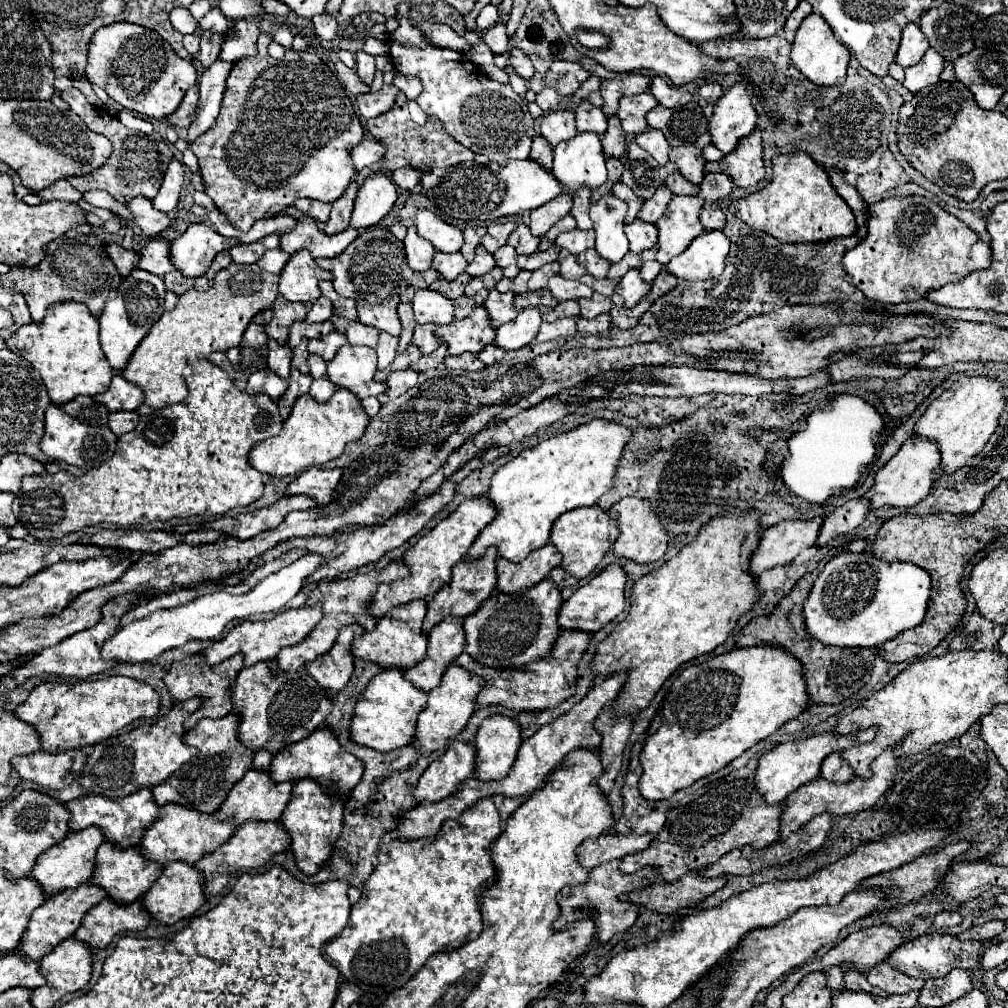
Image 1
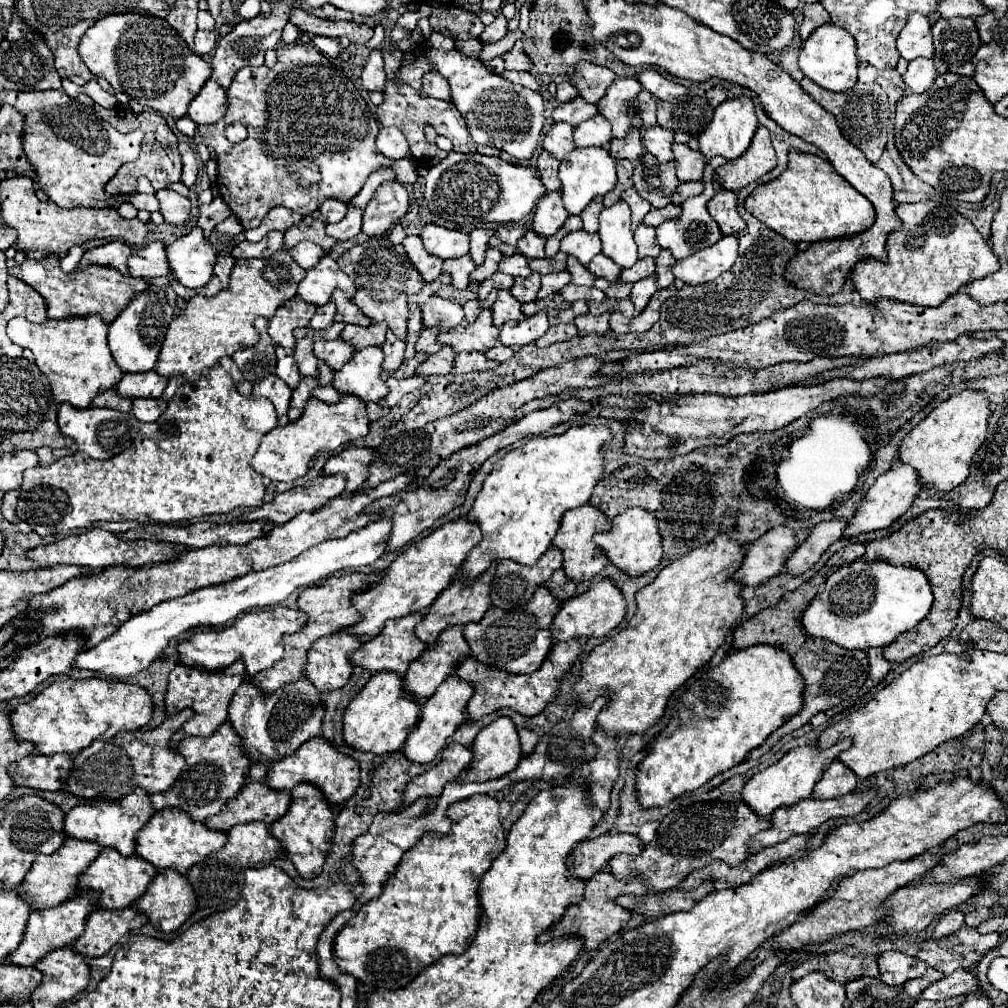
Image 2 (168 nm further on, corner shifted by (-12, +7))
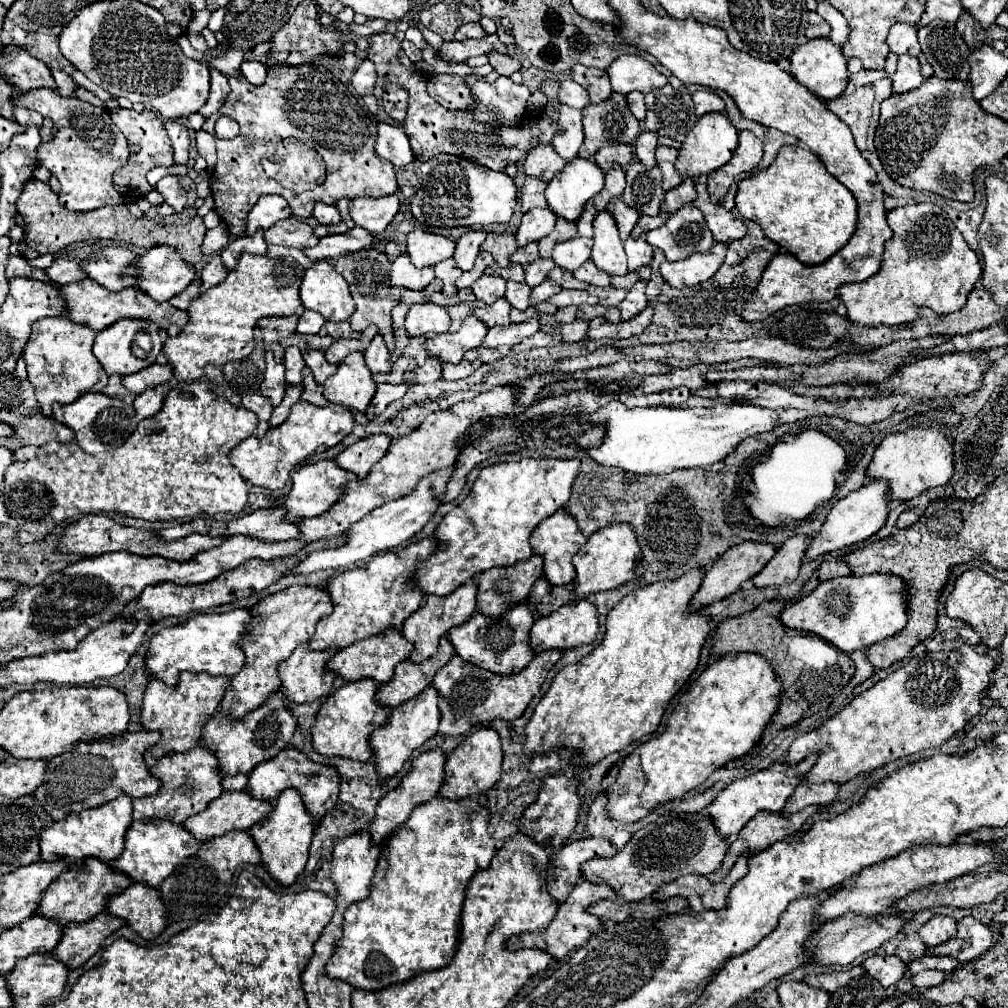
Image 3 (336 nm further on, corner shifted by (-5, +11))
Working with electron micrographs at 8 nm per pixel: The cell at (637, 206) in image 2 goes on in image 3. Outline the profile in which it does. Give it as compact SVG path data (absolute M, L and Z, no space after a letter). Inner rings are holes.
M613 198L609 204L607 204L607 212L615 218L615 224L619 228L619 234L621 234L621 240L627 240L633 226L639 222L639 214L633 212L633 208L627 208L625 204L621 204L619 198Z

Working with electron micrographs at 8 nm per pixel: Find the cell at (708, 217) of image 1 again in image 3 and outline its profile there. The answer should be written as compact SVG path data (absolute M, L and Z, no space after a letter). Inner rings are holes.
M707 176L697 178L697 200L693 202L705 216L709 230L713 232L715 242L733 242L741 240L741 236L747 234L747 226L735 218L729 210L725 210L721 204L711 204L707 196Z

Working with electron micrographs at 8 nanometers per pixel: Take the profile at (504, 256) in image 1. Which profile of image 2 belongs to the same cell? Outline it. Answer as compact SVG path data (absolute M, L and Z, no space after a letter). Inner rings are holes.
M516 252L512 256L504 256L500 260L500 272L506 272L510 276L522 276L522 278L532 274L532 270L528 266L528 258L524 254L520 254L520 252Z

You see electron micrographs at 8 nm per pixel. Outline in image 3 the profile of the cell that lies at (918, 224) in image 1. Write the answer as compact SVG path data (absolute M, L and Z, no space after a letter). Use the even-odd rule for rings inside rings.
M923 202L923 204L891 210L887 214L887 224L893 230L893 238L887 240L885 244L879 272L861 284L847 284L839 288L839 298L847 308L847 318L853 320L855 324L859 322L859 326L881 326L881 324L897 326L897 324L907 324L917 320L921 316L919 308L931 308L935 314L957 312L965 304L969 292L979 282L983 268L977 254L963 240L961 232L955 228L949 216L937 210L935 204Z

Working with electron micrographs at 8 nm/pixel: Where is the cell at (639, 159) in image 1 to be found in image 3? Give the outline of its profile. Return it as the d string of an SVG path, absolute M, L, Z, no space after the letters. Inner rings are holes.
M631 162L625 168L625 176L627 186L621 200L639 214L657 216L659 204L665 198L665 192L661 188L661 170L657 166L647 170L643 164Z

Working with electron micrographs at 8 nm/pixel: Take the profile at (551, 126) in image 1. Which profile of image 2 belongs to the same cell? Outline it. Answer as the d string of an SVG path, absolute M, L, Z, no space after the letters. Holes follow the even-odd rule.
M556 122L544 136L544 150L552 152L554 158L562 160L574 148L574 126L568 122Z

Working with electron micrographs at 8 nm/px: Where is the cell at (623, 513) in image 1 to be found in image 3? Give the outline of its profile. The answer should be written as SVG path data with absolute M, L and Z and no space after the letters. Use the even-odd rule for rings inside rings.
M617 524L617 526L607 526L603 530L597 530L585 546L573 556L573 566L575 566L575 580L573 580L573 590L575 590L575 600L589 598L591 594L613 590L627 580L633 578L633 566L641 558L641 550L635 538L635 532L629 530L629 524Z

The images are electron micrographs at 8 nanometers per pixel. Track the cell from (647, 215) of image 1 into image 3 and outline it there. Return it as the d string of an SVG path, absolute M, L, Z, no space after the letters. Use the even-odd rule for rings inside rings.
M659 214L659 216L653 216L653 218L649 218L649 216L641 216L641 220L639 220L637 226L633 228L631 236L633 236L633 238L639 238L639 236L643 236L643 234L649 232L649 230L659 228L661 224L665 224L665 214Z

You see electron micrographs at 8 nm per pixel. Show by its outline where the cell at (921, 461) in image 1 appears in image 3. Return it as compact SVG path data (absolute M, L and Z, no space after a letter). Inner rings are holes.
M871 482L867 486L861 486L859 490L847 494L843 500L839 500L827 514L825 522L821 524L821 530L811 538L807 550L805 550L805 560L815 560L823 554L829 554L833 550L841 550L847 546L853 546L857 542L863 542L871 538L887 518L887 486L885 482Z

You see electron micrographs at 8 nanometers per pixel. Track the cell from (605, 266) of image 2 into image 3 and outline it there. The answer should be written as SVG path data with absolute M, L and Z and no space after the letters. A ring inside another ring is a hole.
M585 262L577 272L573 272L573 276L581 282L587 282L587 284L593 284L593 286L599 286L599 288L609 288L611 286L611 276L607 272L601 272L599 268L595 268L589 262Z

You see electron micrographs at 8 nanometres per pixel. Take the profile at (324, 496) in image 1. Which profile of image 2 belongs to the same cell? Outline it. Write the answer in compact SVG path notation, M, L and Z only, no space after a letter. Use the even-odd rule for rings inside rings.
M346 448L338 456L332 456L326 460L322 468L322 476L334 476L344 474L346 476L346 492L352 494L362 486L362 482L368 478L368 464L372 462L372 450L370 448Z

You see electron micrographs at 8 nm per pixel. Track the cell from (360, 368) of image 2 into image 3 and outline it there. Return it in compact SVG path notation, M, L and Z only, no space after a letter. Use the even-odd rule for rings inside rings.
M351 352L337 368L335 376L329 376L323 384L323 396L327 402L341 404L349 410L365 412L375 392L375 382L361 352Z

